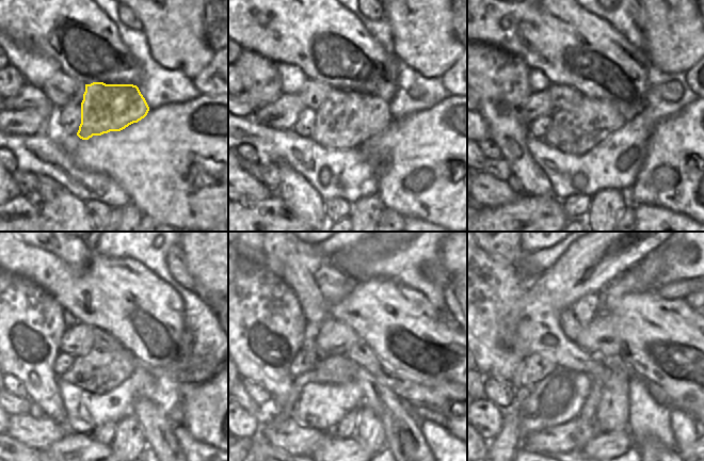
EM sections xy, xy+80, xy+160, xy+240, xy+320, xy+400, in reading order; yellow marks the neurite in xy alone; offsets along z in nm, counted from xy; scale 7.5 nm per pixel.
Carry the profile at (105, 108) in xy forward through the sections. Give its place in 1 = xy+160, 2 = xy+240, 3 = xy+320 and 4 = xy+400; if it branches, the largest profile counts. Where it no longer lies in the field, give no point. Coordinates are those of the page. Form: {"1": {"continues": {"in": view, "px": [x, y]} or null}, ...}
{"1": {"continues": {"in": "xy+160", "px": [575, 130]}}, "2": {"continues": {"in": "xy+240", "px": [98, 371]}}, "3": {"continues": {"in": "xy+320", "px": [337, 369]}}, "4": {"continues": {"in": "xy+400", "px": [501, 448]}}}

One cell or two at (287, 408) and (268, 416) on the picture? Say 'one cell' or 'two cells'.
one cell

